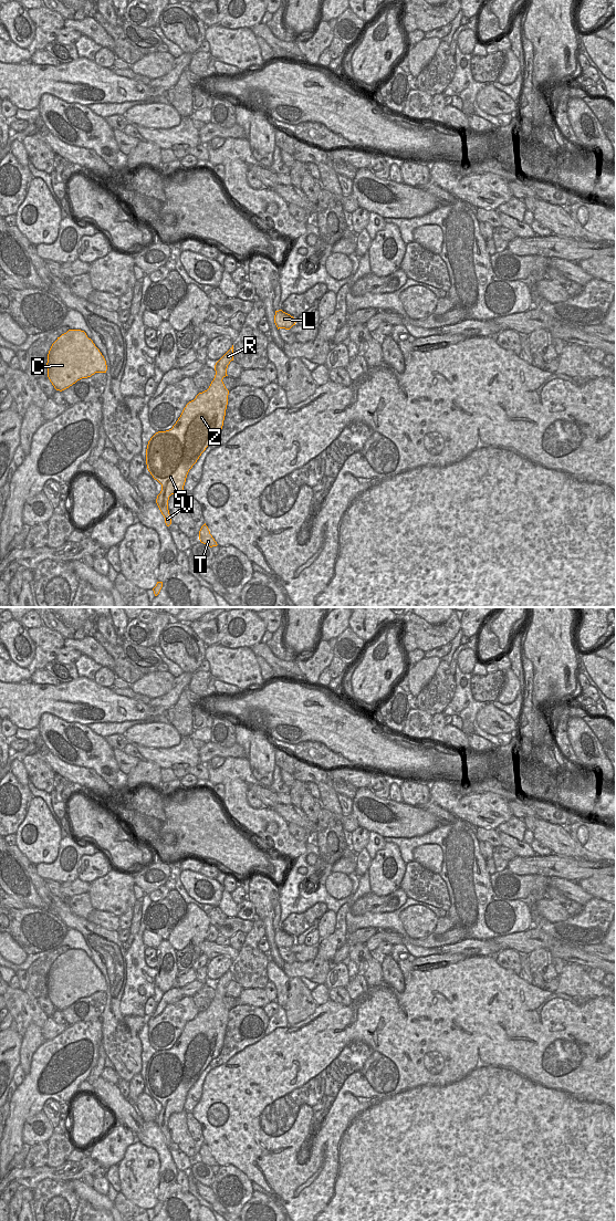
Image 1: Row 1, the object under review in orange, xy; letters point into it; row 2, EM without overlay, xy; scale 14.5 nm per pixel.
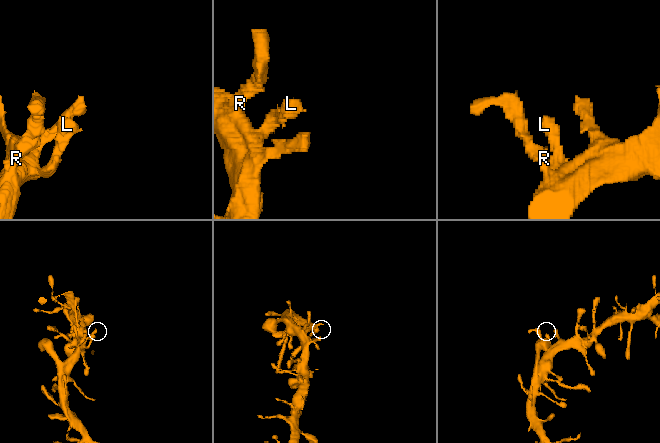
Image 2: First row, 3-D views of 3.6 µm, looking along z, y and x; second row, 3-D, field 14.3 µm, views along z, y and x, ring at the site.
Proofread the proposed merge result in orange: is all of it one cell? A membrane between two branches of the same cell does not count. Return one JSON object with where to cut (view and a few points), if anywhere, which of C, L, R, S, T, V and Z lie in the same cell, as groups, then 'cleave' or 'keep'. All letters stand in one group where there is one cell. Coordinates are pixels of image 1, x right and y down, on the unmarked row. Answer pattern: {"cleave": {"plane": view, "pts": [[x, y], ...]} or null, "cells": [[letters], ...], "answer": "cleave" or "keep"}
{"cleave": null, "cells": [["C", "L", "R", "S", "T", "V", "Z"]], "answer": "keep"}

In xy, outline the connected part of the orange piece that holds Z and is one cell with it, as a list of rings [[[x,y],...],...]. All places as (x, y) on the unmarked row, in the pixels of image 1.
[[[233,964],[216,982],[216,994],[209,1008],[186,1024],[171,1048],[156,1052],[148,1061],[146,1084],[153,1097],[161,1104],[156,1123],[167,1146],[171,1144],[169,1116],[185,1110],[189,1089],[222,1048],[229,1014],[222,999],[228,995],[231,980]]]

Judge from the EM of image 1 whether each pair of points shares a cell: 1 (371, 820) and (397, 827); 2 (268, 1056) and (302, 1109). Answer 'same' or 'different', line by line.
1: same
2: same

